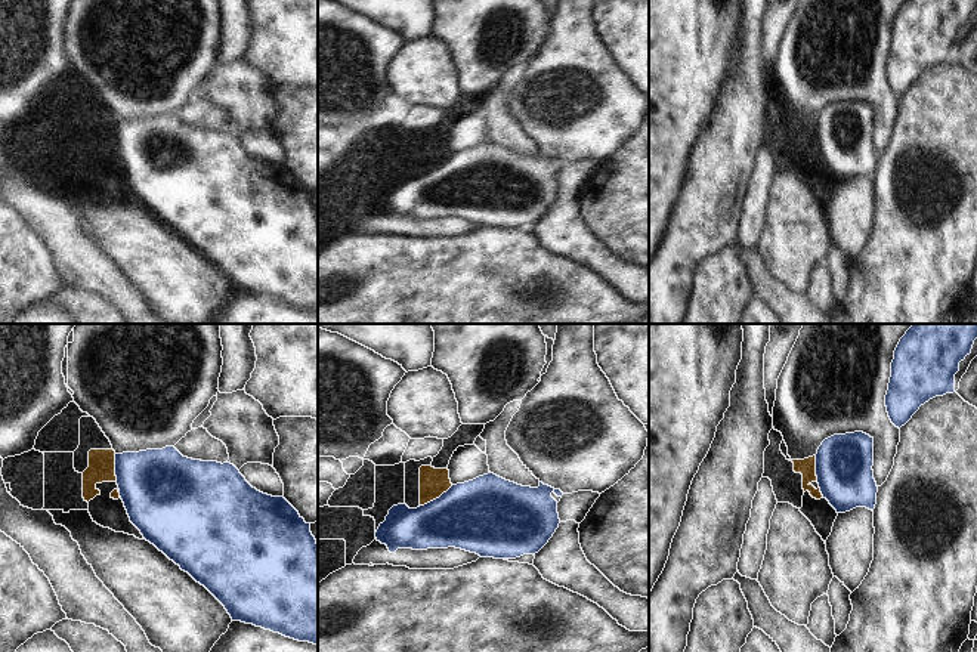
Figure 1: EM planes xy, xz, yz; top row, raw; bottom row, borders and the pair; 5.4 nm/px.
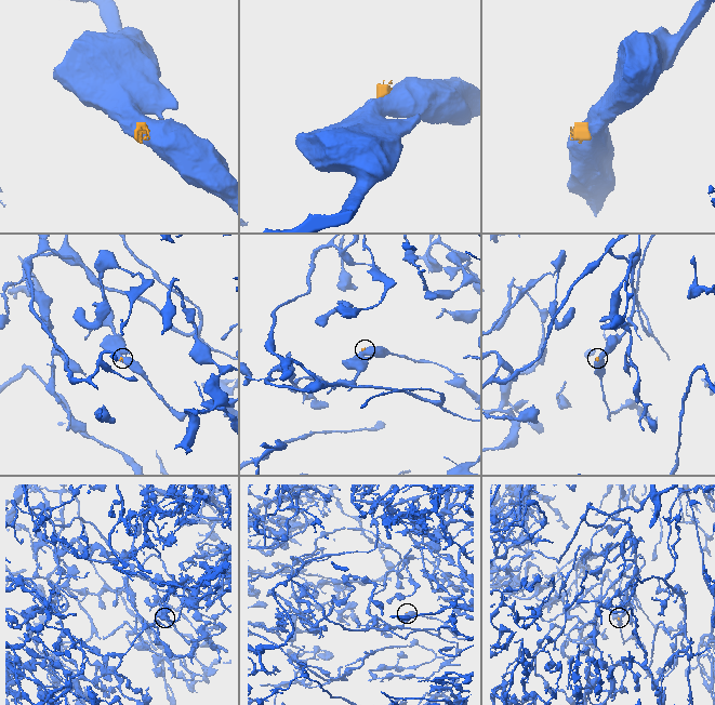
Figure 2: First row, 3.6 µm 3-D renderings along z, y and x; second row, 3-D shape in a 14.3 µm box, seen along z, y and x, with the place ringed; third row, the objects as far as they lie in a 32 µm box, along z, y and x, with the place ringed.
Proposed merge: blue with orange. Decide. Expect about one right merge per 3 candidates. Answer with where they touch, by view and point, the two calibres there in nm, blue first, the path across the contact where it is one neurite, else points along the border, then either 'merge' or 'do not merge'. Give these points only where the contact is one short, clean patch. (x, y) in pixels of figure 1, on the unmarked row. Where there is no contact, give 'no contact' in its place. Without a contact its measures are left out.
meets blue in xz at (436, 167); 400 nm thick on the blue side, 160 nm on the other; runs through xz (478, 185), (453, 184), (436, 167), (433, 151); merge

